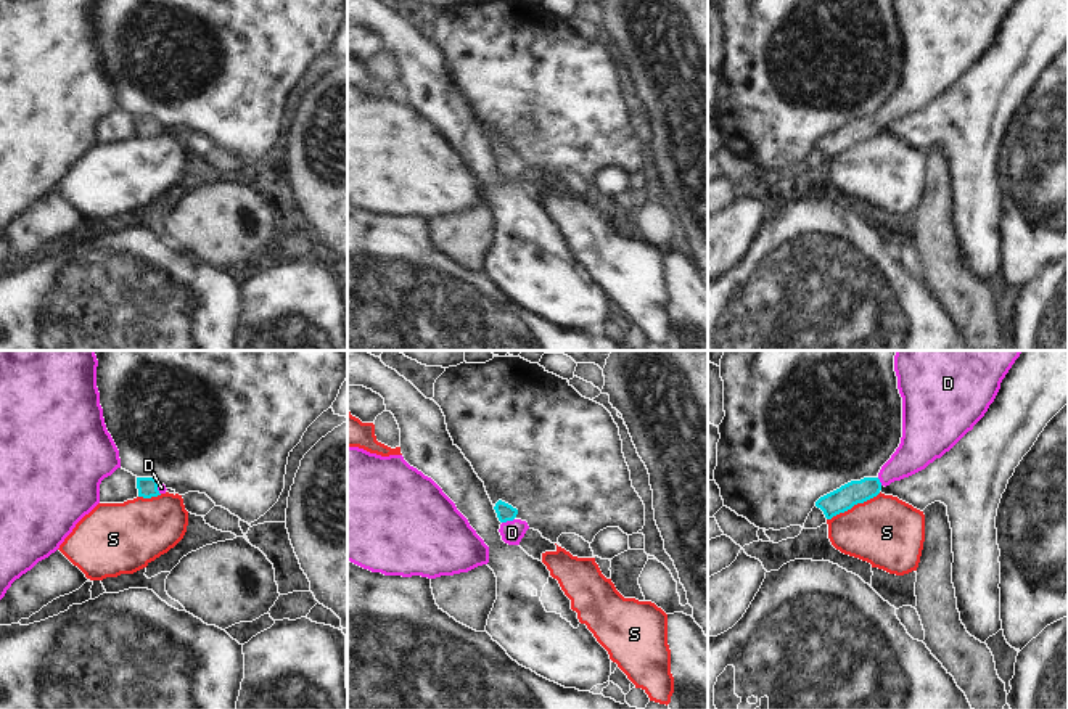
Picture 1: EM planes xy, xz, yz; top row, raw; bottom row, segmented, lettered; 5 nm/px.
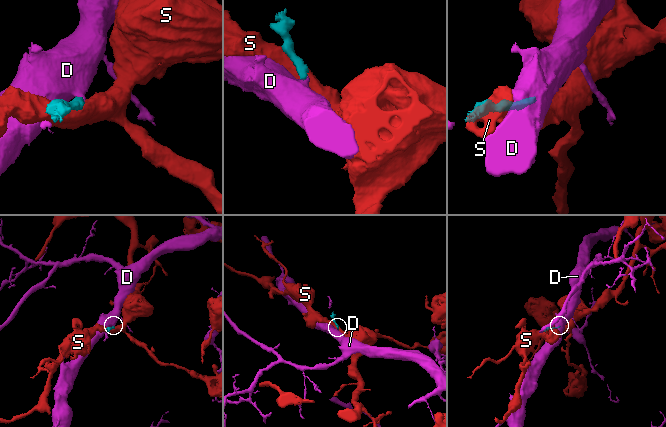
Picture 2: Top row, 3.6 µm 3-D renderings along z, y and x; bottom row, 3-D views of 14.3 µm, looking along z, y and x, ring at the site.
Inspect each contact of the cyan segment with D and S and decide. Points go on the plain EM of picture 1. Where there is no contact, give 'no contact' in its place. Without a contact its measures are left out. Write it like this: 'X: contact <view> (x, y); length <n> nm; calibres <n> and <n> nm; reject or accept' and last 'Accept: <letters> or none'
D: contact xz (507, 159); length 70 nm; calibres 90 and 120 nm; accept
S: contact yz (853, 145); length 300 nm; calibres 120 and 360 nm; reject
Accept: D

